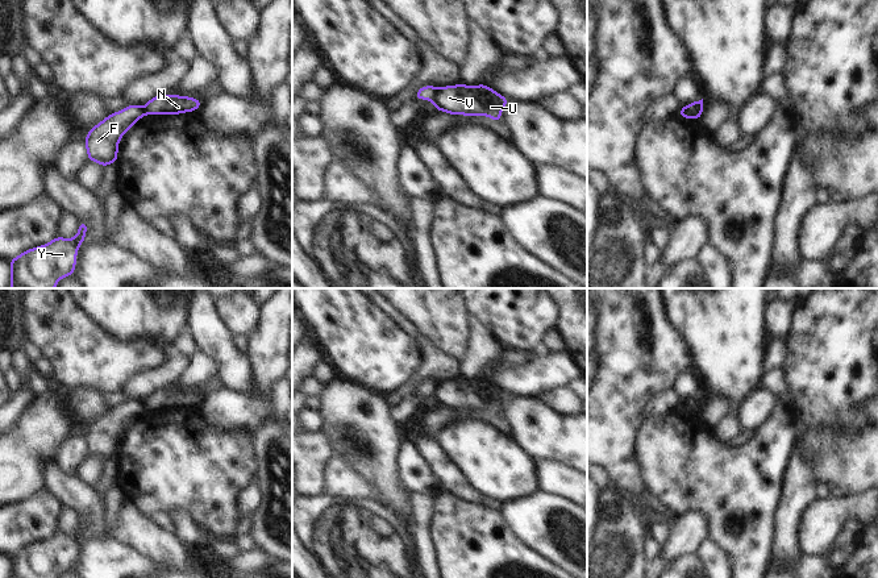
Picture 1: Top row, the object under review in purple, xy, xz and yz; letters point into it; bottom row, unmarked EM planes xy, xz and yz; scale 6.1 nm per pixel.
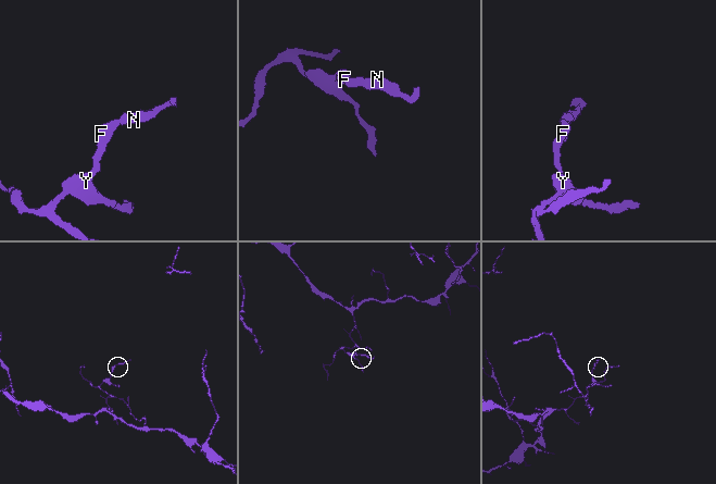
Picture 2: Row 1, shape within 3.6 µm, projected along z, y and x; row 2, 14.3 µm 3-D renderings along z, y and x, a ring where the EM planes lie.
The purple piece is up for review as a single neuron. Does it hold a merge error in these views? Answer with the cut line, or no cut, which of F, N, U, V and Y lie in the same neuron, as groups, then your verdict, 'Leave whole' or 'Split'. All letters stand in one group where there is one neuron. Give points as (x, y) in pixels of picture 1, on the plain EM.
Split along xz (438, 383), (432, 396). Groups: F Y / N U V. Split

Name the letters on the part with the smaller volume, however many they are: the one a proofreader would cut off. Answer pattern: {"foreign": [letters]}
{"foreign": ["N", "U", "V"]}

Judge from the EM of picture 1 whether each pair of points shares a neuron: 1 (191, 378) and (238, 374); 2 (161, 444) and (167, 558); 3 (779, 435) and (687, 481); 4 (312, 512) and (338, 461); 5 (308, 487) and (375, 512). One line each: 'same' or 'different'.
1: different
2: different
3: same
4: different
5: different

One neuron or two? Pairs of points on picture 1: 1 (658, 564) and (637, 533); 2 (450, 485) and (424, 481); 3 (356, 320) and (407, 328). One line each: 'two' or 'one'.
1: two
2: two
3: two

